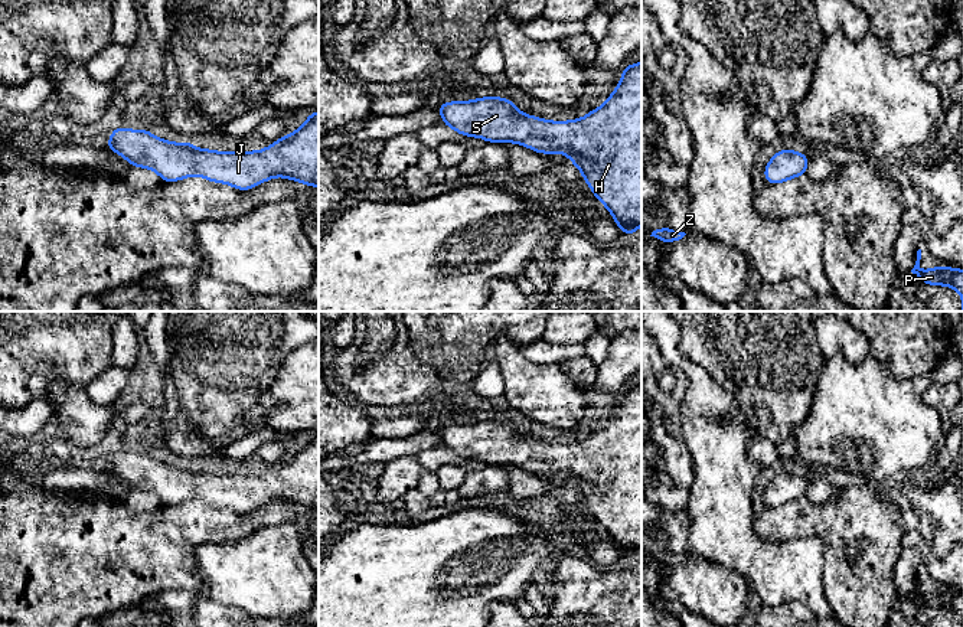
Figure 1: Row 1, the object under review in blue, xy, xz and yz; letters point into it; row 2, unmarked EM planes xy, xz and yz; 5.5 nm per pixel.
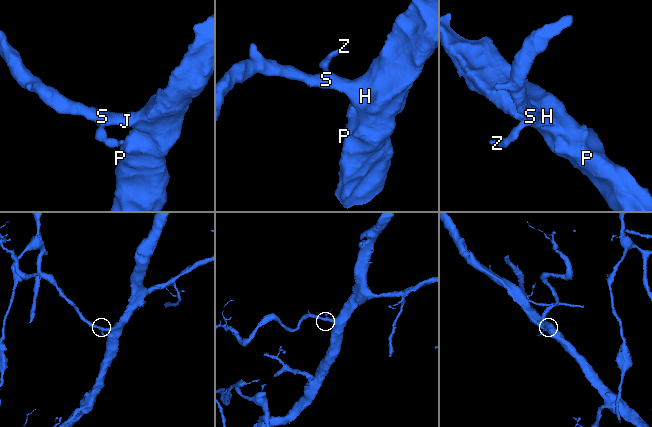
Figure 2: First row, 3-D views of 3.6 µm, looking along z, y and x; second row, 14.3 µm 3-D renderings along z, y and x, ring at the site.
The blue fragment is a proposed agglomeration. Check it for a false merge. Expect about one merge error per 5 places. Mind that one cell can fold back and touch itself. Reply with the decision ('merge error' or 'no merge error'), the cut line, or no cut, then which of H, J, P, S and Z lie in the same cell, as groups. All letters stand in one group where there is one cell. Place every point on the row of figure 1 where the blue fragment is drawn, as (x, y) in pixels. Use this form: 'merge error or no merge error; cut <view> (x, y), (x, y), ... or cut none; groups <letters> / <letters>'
no merge error; cut none; groups H J P S Z

